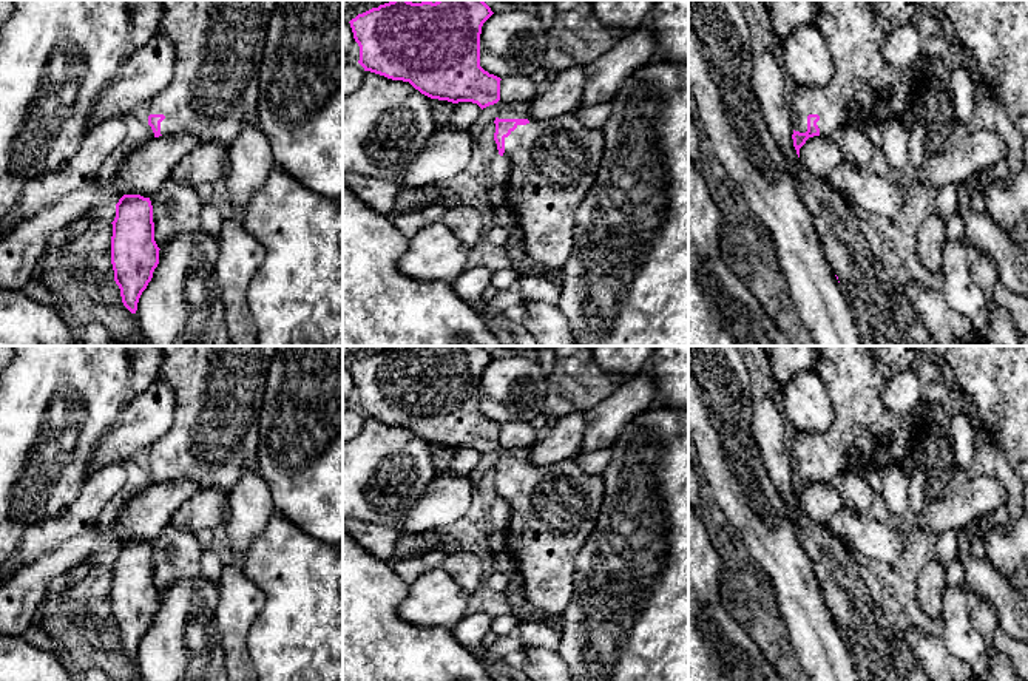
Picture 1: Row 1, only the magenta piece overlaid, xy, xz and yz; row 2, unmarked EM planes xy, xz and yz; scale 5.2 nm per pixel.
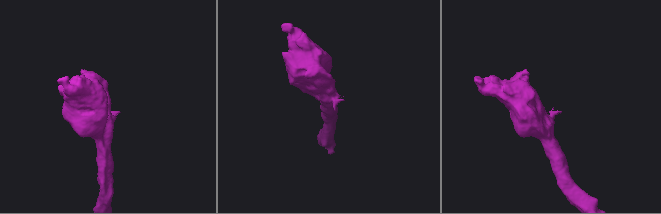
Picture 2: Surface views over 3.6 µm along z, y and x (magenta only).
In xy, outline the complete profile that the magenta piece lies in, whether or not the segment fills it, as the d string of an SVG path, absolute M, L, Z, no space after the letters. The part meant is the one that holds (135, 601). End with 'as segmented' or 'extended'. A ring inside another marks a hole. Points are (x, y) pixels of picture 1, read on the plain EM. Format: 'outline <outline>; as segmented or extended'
outline M123 540L116 550L111 582L111 610L123 652L136 659L142 638L159 610L150 544Z; as segmented

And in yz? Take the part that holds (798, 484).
outline M813 346L818 354L817 375L826 388L827 397L834 411L834 422L824 432L796 431L790 451L790 463L793 473L793 493L800 503L800 494L809 483L829 482L832 483L838 476L847 471L863 468L866 471L877 471L883 466L900 465L914 451L920 439L926 432L932 432L943 439L943 431L937 425L928 401L920 401L917 409L911 414L895 414L889 411L881 398L884 385L897 374L906 371L917 372L918 355L914 346Z; extended

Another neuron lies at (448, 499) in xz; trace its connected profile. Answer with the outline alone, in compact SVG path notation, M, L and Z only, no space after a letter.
M437 476L407 511L400 533L424 533L462 520L477 499L469 477Z

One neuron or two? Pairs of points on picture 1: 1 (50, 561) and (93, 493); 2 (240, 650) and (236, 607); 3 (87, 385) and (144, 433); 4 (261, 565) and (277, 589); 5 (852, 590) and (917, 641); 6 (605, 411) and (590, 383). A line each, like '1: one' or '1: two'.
1: two
2: one
3: two
4: one
5: two
6: two

